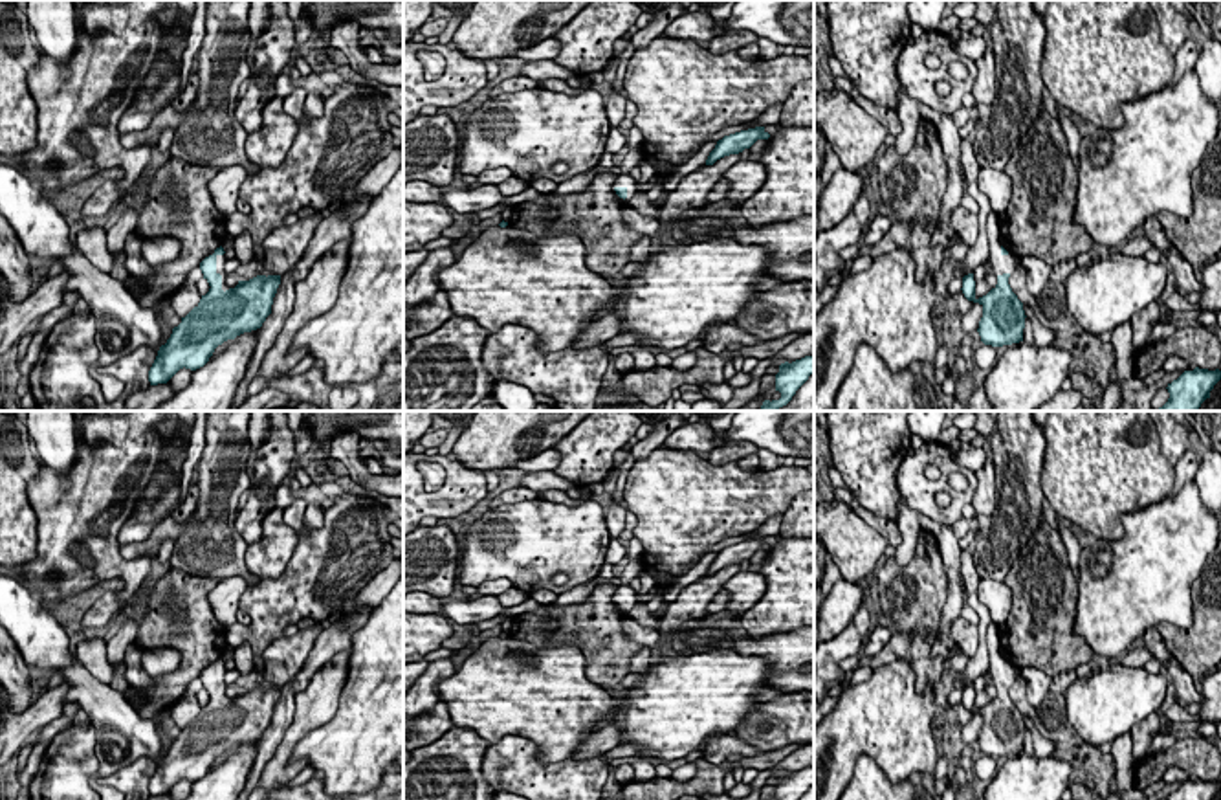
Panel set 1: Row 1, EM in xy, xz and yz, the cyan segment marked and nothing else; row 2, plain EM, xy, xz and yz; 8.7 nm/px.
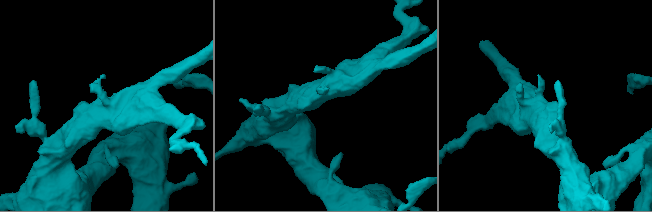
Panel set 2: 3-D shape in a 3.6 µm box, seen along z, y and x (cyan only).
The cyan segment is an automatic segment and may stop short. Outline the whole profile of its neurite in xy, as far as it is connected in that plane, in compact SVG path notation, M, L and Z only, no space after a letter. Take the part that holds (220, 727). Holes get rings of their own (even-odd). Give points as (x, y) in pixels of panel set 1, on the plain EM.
M220 657L200 673L211 699L160 758L148 782L150 796L167 794L183 778L204 778L218 756L260 739L271 725L280 686L257 686L224 703L216 683L216 668L224 664Z

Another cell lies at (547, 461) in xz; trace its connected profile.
M550 448L539 453L537 457L519 461L515 468L528 472L528 473L530 472L552 472L559 466L559 462L561 462L561 453L556 448Z

